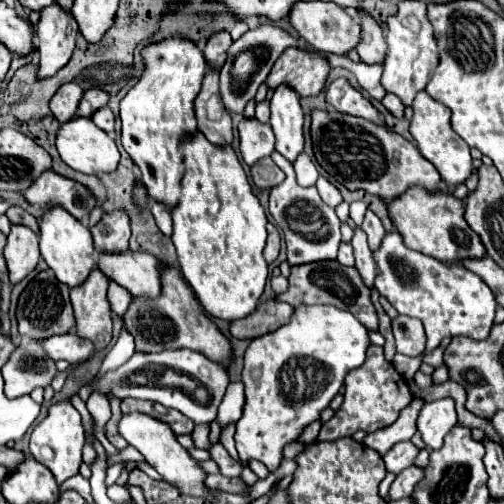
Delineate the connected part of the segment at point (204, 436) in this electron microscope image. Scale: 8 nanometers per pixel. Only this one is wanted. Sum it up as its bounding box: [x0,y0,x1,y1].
[192,423,212,449]

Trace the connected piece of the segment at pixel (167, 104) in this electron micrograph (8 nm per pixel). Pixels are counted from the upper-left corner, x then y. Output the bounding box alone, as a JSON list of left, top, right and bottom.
[120,35,208,209]

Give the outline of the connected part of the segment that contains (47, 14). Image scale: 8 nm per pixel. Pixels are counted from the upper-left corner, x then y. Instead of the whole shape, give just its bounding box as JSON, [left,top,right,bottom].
[38,1,78,77]

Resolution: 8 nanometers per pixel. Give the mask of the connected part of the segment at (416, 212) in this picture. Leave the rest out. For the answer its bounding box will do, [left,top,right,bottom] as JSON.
[388,187,486,265]

